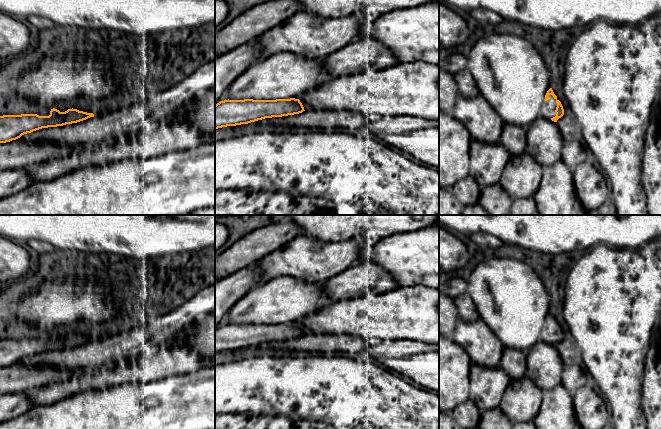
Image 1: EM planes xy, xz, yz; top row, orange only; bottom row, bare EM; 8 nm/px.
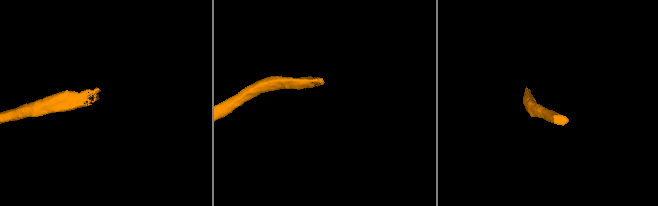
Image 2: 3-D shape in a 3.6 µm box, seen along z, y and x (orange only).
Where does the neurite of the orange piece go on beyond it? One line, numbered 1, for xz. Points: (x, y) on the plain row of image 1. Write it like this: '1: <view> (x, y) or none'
1: none

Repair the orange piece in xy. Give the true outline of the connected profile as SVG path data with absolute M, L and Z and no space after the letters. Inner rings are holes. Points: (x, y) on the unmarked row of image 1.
M53 332L49 340L37 338L3 339L0 340L0 367L16 364L24 358L42 352L77 347L90 341L94 341L94 338L73 332L65 336Z

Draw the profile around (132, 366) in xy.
M181 342L179 347L164 346L113 367L81 372L70 381L52 383L25 394L34 406L51 405L70 395L93 389L105 389L124 383L149 383L213 366L215 359L201 358L195 350L190 350Z

